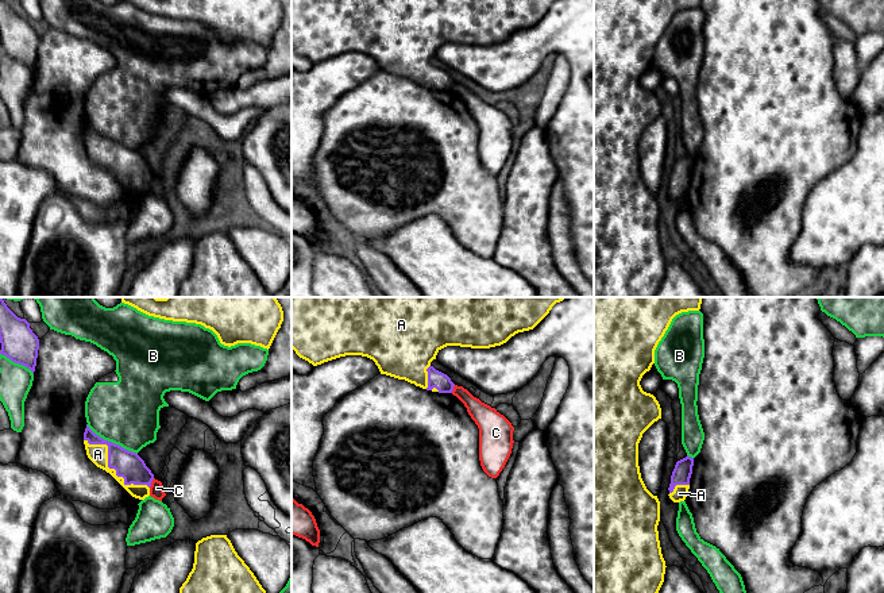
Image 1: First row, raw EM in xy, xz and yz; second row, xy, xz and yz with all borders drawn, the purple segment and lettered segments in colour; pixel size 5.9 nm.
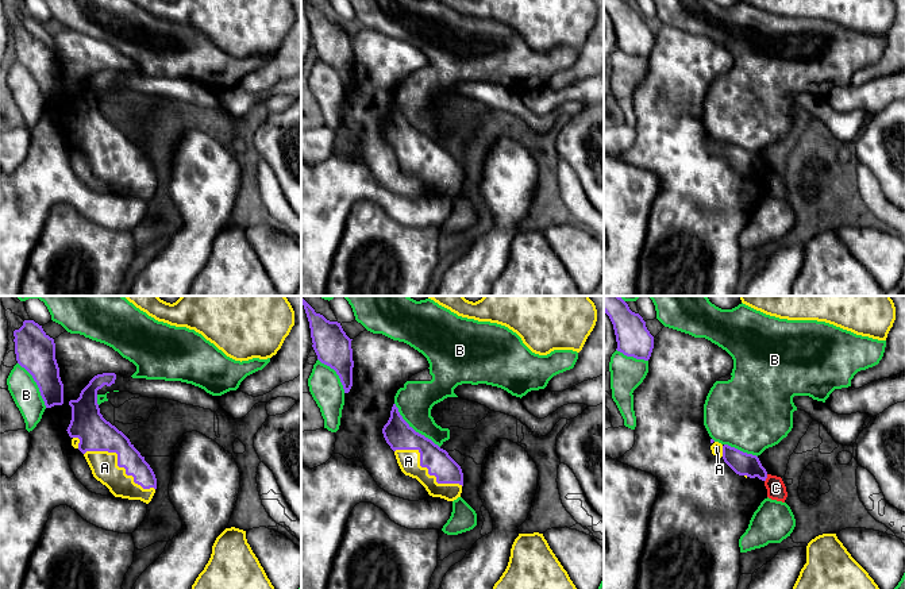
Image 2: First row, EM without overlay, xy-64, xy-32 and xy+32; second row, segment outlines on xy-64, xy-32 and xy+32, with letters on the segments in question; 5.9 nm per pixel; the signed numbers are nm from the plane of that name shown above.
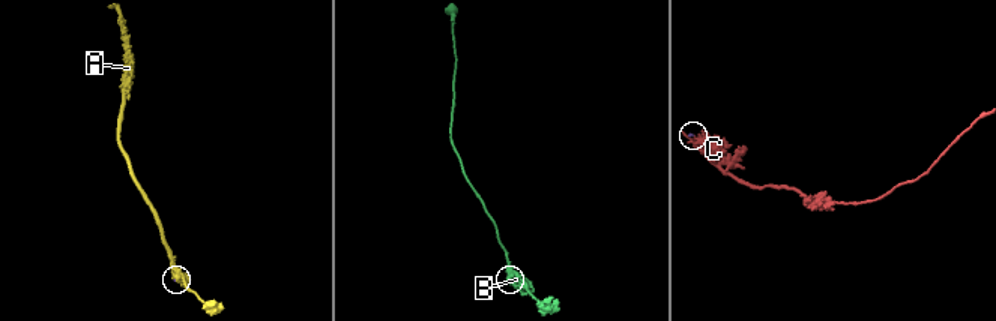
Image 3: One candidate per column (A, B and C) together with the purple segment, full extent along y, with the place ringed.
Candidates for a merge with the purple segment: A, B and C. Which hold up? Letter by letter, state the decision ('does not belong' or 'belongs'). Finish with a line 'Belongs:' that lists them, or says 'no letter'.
A: does not belong
B: does not belong
C: does not belong
Belongs: no letter

